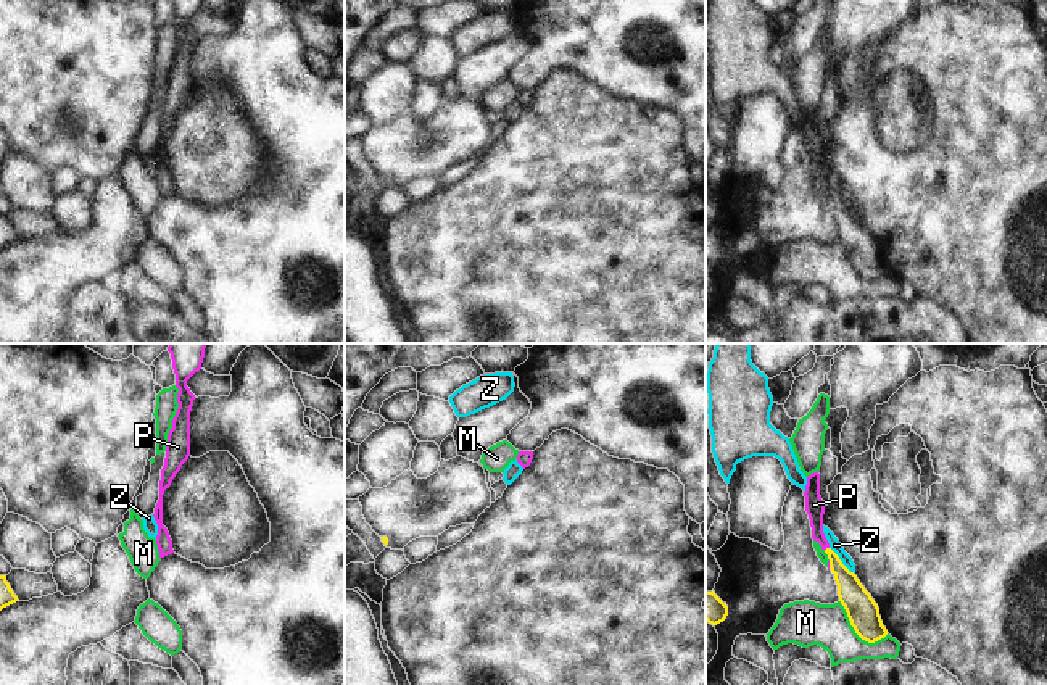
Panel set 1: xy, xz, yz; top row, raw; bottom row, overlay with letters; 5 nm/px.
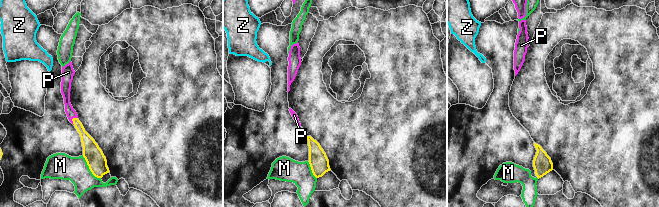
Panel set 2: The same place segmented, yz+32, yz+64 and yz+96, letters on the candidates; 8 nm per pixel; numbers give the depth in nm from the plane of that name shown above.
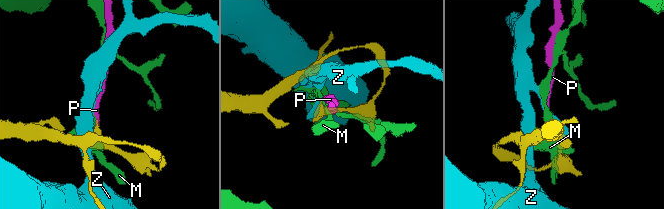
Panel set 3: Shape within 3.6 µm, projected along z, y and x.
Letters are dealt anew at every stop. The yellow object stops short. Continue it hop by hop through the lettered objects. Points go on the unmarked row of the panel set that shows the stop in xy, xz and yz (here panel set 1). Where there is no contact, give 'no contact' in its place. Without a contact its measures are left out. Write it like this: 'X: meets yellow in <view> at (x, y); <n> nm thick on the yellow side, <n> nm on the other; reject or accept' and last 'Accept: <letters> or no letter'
M: meets yellow in yz at (856, 271); 160 nm thick on the yellow side, 220 nm on the other; reject
P: meets yellow in yz at (827, 187); 140 nm thick on the yellow side, 100 nm on the other; accept
Z: meets yellow in yz at (841, 200); 150 nm thick on the yellow side, 60 nm on the other; reject
Accept: P

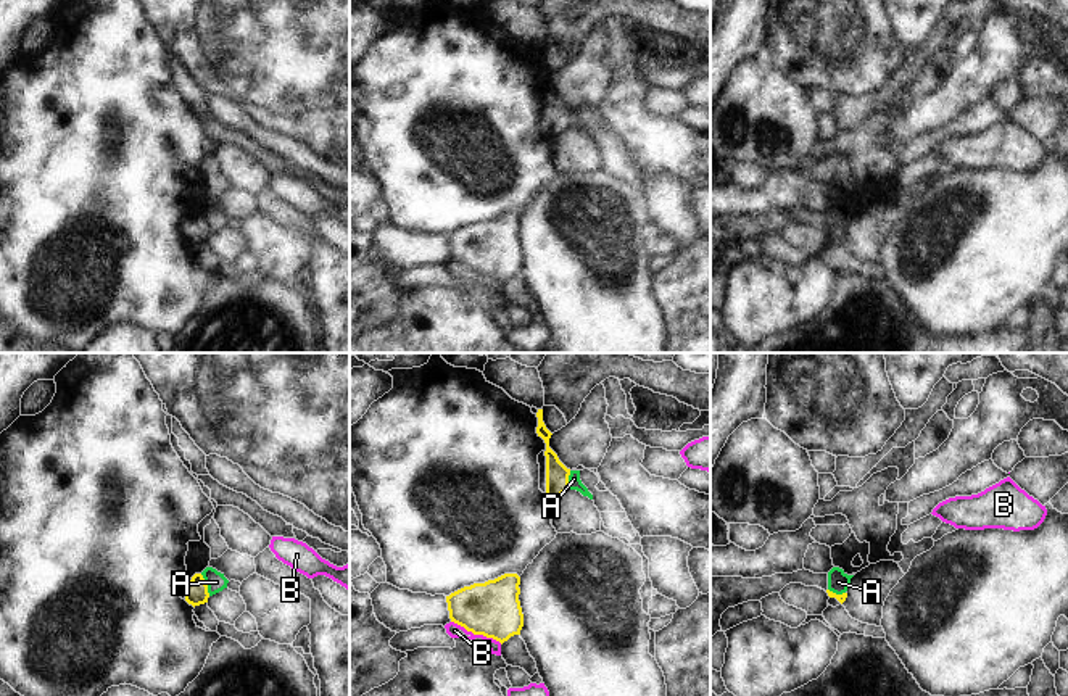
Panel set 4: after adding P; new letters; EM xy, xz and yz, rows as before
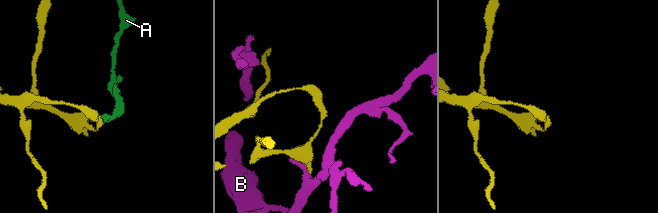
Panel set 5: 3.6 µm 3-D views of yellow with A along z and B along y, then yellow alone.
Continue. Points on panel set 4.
A: meets yellow in xy at (206, 224); 110 nm thick on the yellow side, 100 nm on the other; reject
B: meets yellow in xz at (477, 273); 280 nm thick on the yellow side, 70 nm on the other; reject
Accept: no letter

